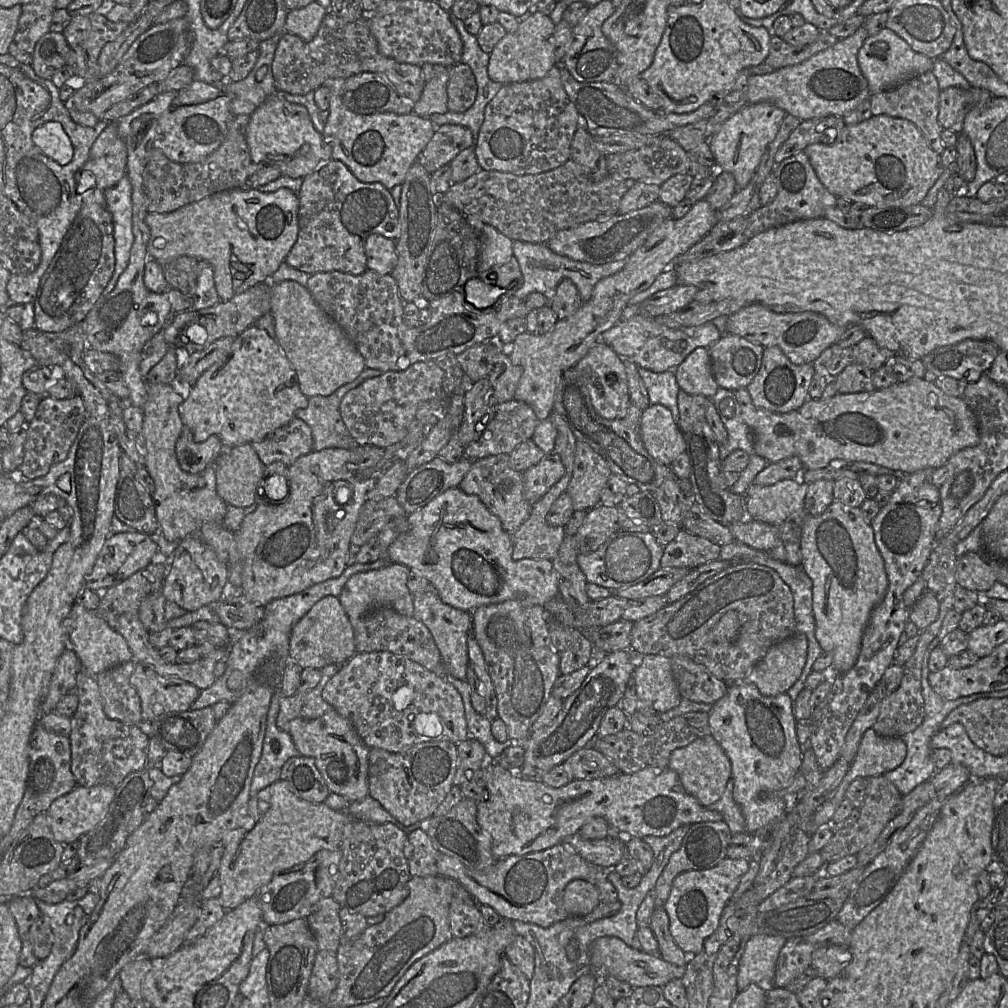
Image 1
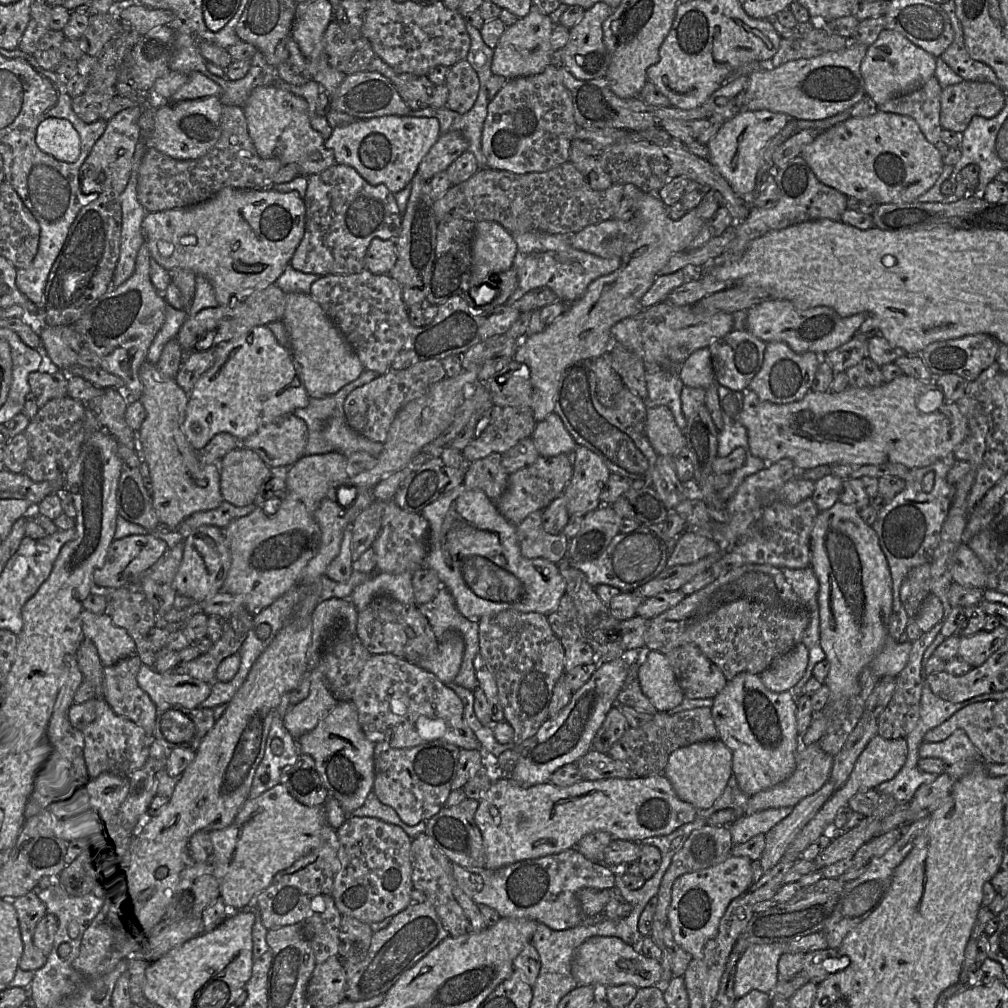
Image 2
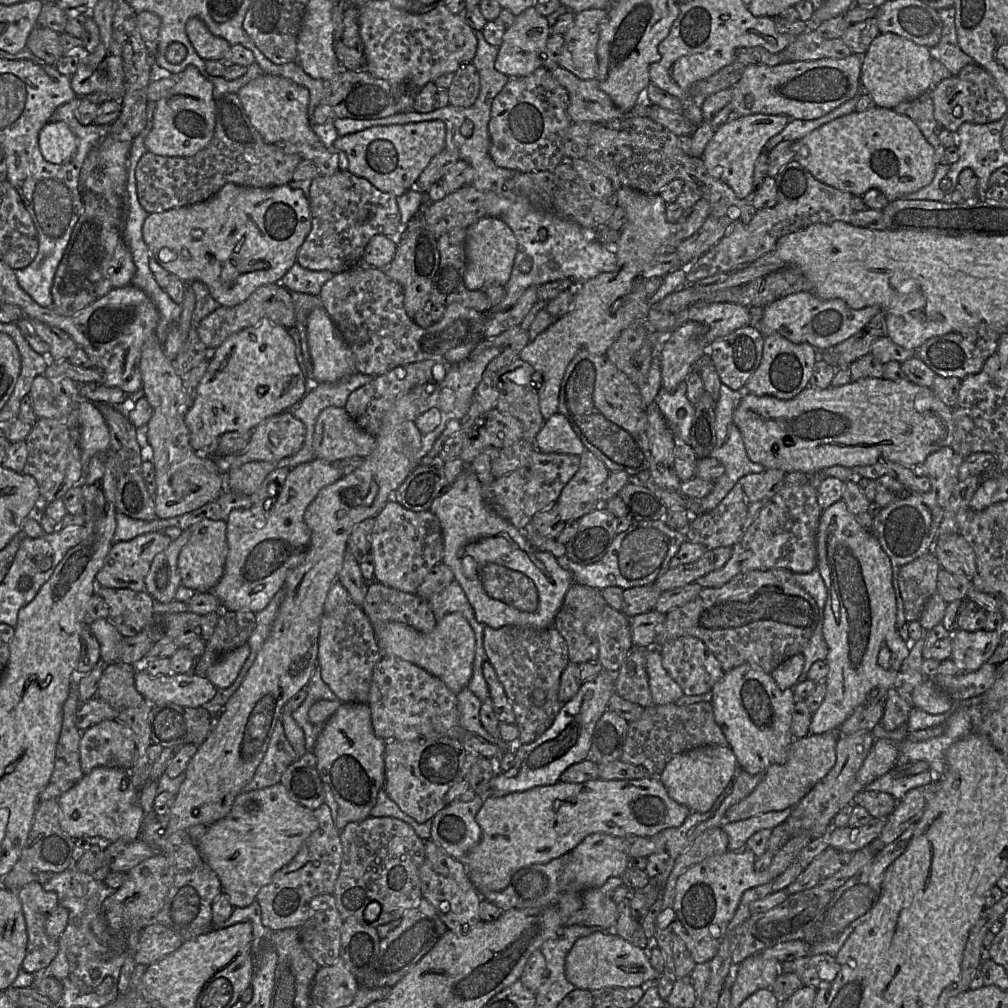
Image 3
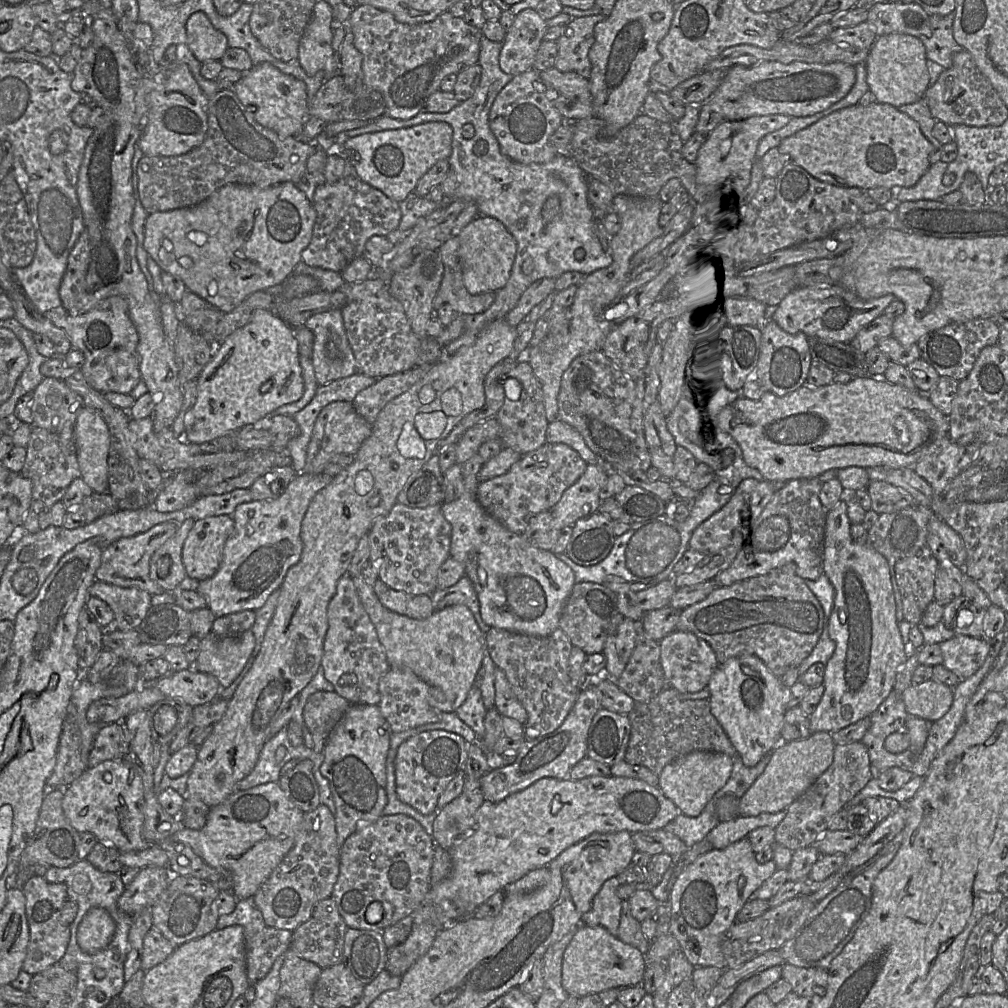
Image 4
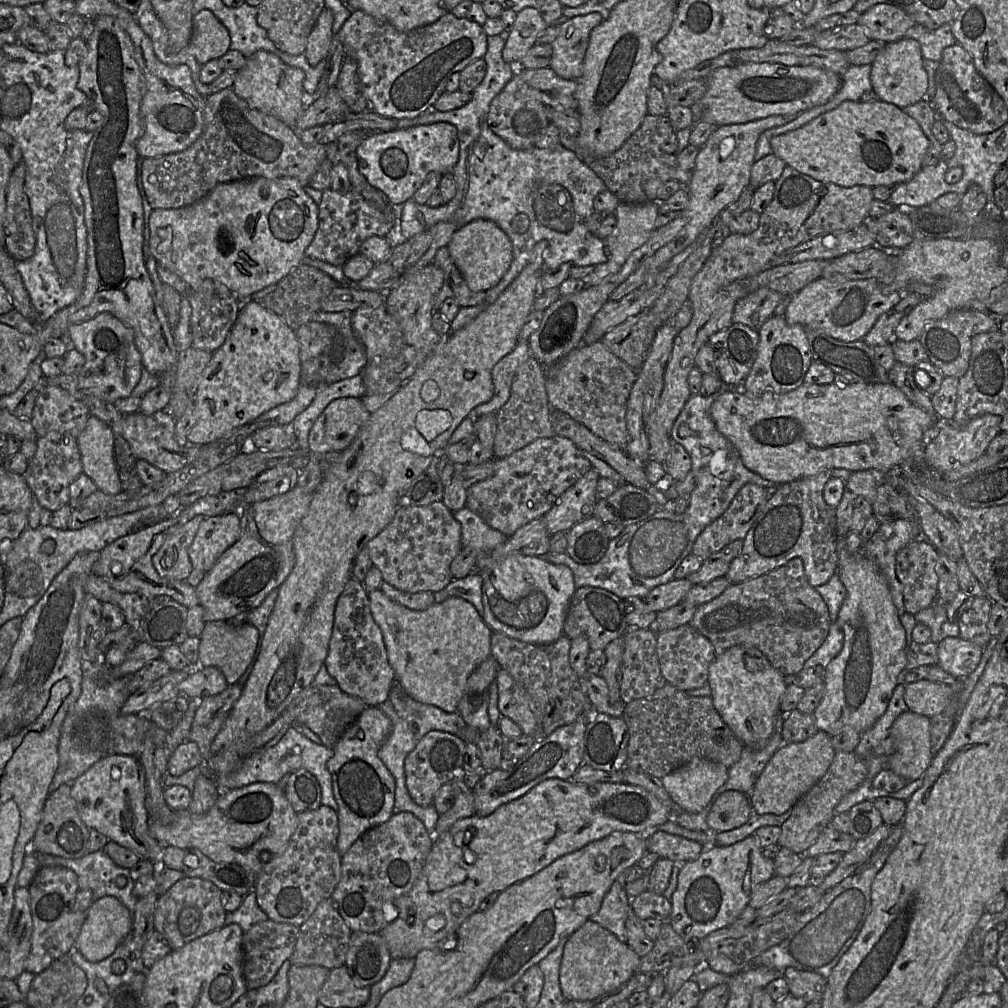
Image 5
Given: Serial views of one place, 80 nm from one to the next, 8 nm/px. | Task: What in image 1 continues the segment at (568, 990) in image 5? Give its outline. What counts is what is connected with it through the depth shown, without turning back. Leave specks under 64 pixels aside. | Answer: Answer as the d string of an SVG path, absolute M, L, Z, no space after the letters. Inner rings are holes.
M617 937L597 938L590 947L590 961L593 973L598 978L607 975L629 983L633 988L645 986L665 986L676 978L682 978L685 968L679 968L665 961L659 954L647 954L628 946Z

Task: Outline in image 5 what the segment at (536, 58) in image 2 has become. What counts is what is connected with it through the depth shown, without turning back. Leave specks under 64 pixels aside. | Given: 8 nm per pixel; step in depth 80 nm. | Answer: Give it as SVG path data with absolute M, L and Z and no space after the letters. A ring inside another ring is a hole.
M528 7L517 13L512 30L508 33L502 51L506 63L520 63L548 27L539 10Z

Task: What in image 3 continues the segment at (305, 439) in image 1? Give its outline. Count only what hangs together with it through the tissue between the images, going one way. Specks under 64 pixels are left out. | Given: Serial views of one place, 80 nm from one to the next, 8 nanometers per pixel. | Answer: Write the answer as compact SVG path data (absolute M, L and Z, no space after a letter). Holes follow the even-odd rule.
M284 411L268 417L252 431L248 445L241 451L227 456L212 456L223 476L231 469L253 461L266 461L282 464L286 458L297 453L304 444L305 425L297 419L292 411Z

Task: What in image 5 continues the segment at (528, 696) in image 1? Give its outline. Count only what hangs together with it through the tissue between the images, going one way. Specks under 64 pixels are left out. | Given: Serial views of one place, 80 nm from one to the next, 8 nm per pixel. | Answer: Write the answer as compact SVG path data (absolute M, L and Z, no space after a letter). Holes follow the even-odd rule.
M492 632L491 656L496 659L501 669L508 671L526 689L530 697L530 709L537 720L537 729L531 735L534 739L544 739L558 727L593 713L593 705L582 679L570 665L571 641L563 634L552 643L534 644L511 638L501 632Z

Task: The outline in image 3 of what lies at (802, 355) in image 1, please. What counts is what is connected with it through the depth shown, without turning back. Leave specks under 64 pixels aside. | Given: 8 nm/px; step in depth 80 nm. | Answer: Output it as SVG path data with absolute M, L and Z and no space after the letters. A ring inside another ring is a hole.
M801 291L764 306L758 329L764 336L778 333L795 344L809 343L817 351L826 350L862 330L880 311L878 306L851 309L841 299L822 300L812 291Z

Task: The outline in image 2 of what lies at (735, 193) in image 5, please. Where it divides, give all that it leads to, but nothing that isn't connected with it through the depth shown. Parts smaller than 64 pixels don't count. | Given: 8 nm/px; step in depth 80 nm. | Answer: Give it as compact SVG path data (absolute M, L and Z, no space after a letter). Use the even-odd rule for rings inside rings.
M768 110L741 111L726 121L709 141L708 160L717 168L736 194L745 196L756 193L756 178L763 150L770 139L785 127L789 119L786 114Z

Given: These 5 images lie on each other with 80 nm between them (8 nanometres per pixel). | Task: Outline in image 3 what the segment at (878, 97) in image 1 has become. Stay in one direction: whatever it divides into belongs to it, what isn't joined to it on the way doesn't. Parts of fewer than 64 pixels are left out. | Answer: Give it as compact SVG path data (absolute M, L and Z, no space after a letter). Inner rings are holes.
M932 89L914 100L898 104L893 110L898 114L908 116L913 120L927 142L935 148L934 163L936 165L942 163L946 148L940 142L936 134L938 122L934 117Z

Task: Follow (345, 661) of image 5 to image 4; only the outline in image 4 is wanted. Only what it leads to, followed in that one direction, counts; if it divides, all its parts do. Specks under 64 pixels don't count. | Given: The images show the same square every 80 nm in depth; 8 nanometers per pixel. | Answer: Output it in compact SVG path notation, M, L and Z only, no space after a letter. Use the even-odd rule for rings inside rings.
M344 574L327 607L328 629L323 641L321 666L334 691L351 704L378 705L379 682L390 665L377 632L358 596L352 577Z

